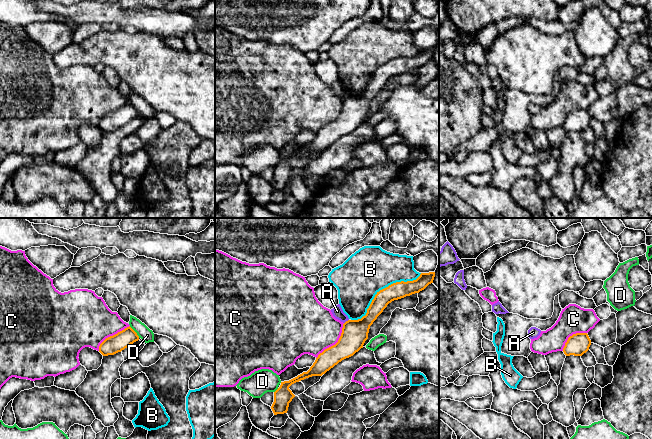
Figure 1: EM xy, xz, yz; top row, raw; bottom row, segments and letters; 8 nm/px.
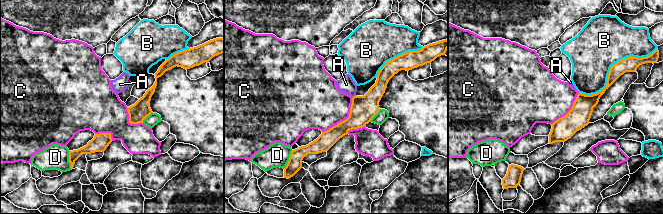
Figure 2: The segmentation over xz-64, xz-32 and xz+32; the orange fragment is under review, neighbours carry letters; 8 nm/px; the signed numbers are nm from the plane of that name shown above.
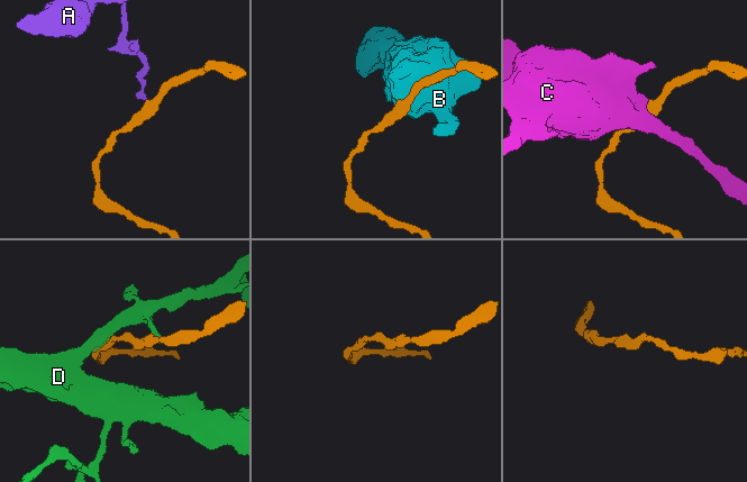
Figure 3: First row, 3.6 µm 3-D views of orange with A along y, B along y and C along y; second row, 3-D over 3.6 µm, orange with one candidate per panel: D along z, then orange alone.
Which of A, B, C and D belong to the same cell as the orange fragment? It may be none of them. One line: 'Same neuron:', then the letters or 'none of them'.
Same neuron: none of them

